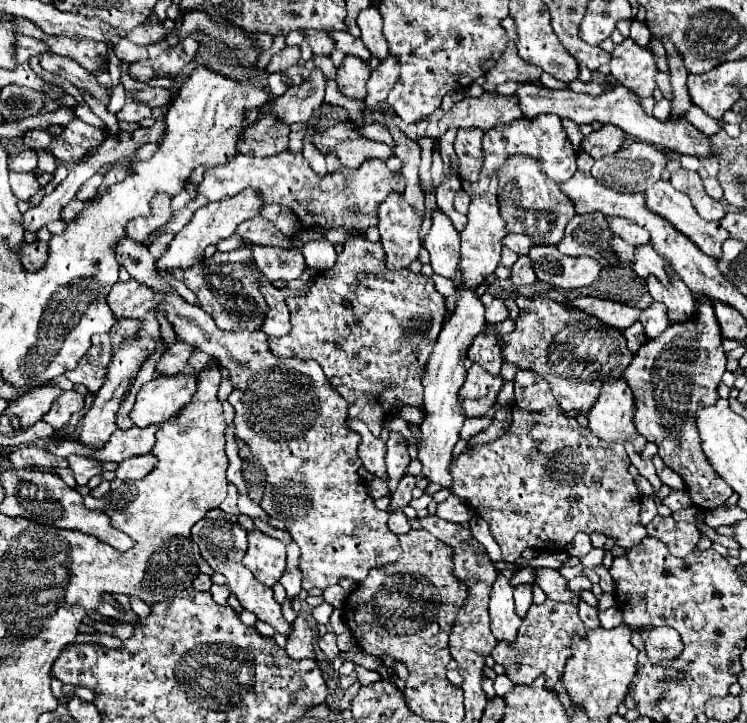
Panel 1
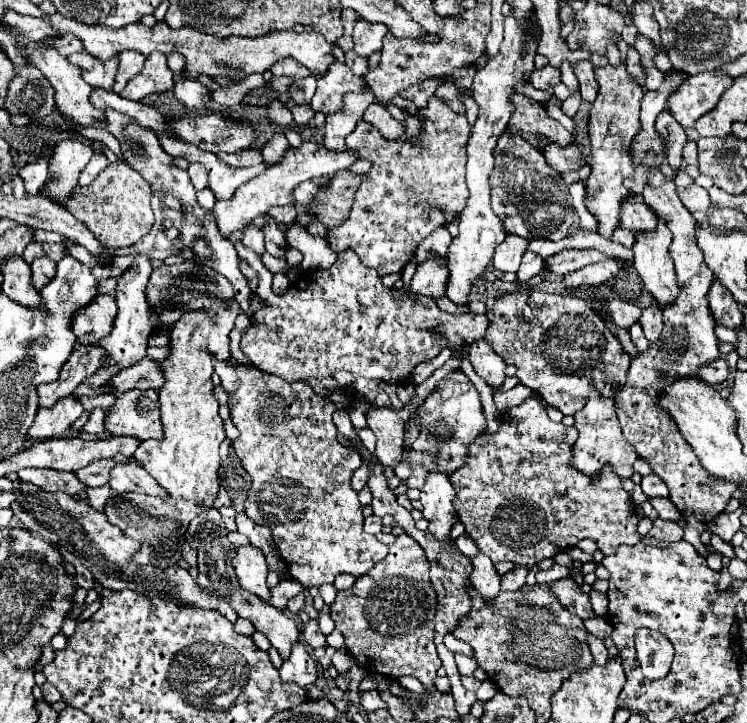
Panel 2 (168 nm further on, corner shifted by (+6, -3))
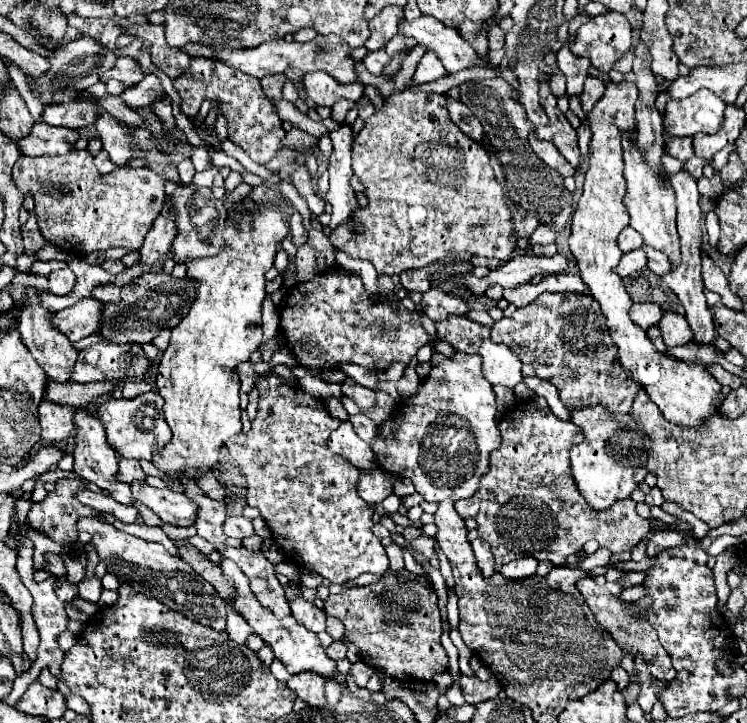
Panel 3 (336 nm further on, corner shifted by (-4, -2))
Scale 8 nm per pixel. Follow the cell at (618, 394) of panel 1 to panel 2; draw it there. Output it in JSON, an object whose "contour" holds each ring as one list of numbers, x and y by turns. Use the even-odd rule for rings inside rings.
{"contour":[[592,391,588,403,580,411,576,411,574,419,576,419,574,427,578,429,578,439,576,439,574,449,572,449,572,467,576,471,596,479,596,477,600,477,602,469,606,465,610,465,612,471,620,479,630,479,634,475,632,465,638,459,638,455,632,449,632,445,628,445,628,441,622,437,620,421,616,417,614,399,604,399,604,397,600,397,600,393]]}

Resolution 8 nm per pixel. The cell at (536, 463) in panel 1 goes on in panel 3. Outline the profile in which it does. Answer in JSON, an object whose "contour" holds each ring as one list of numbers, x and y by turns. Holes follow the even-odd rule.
{"contour":[[532,396,518,402,498,422,498,430,502,432,502,444,490,454,490,468,480,478,480,488,468,500,456,500,456,512,462,518,470,516,478,522,478,538,492,546,496,564,508,564,518,556,534,556,536,560,550,560,560,566,570,554,582,550,588,540,598,540,598,544,612,554,622,554,630,552,648,534,650,524,636,514,636,502,632,498,622,498,606,510,588,506,570,474,570,448,583,441,582,430,574,422,554,416,544,398]]}

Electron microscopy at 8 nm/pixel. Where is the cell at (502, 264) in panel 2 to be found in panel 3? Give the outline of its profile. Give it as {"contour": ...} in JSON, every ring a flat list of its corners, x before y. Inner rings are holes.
{"contour":[[538,226,530,234,530,246,534,246,534,244,552,244,552,242,556,242,556,232,552,232,546,226]]}

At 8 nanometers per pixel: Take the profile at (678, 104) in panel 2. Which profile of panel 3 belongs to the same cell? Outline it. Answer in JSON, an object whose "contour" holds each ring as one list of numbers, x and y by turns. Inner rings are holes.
{"contour":[[698,90,684,100,666,104,664,126,668,136,694,136,696,132,714,134,722,128,726,102,710,90]]}

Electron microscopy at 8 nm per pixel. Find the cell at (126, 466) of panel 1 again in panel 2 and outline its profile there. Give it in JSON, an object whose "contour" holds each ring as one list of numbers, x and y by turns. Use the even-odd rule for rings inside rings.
{"contour":[[132,457,130,463,116,465,110,473,110,489,118,493,144,493,156,497,168,497,164,489,144,471,144,467]]}

